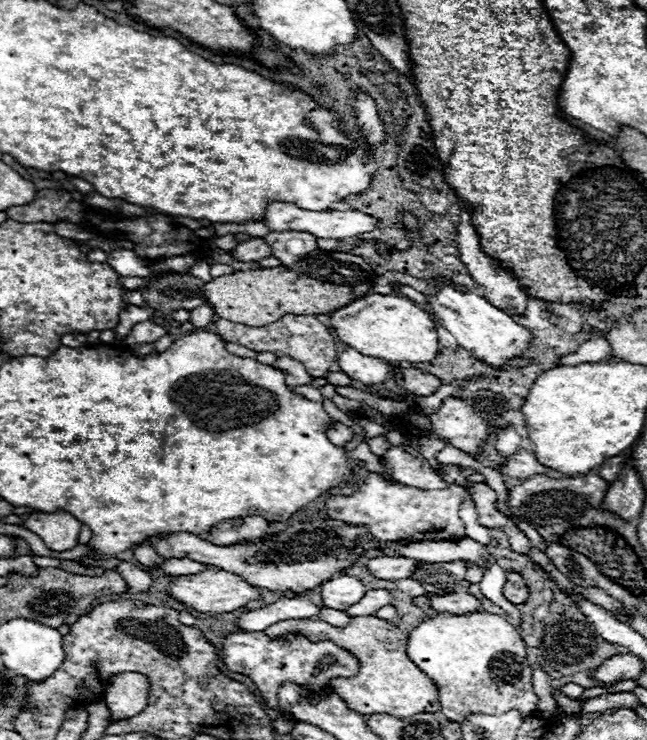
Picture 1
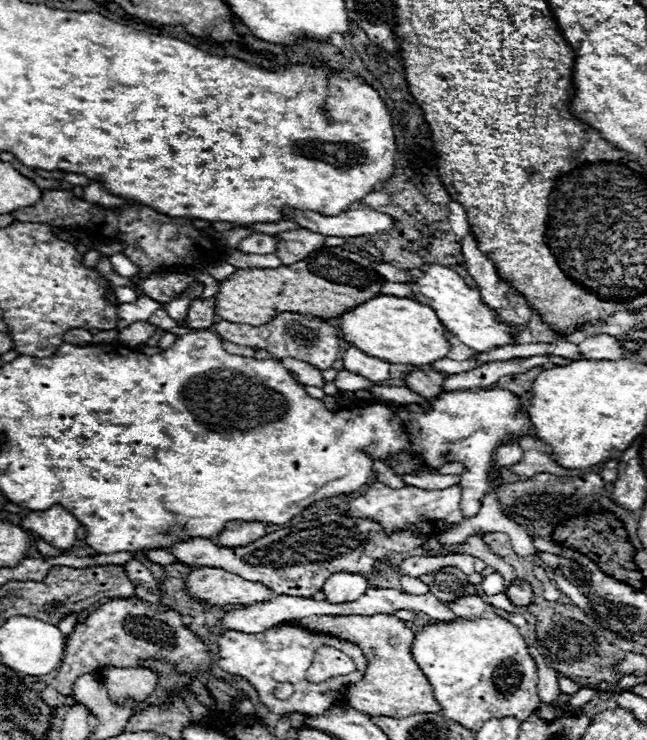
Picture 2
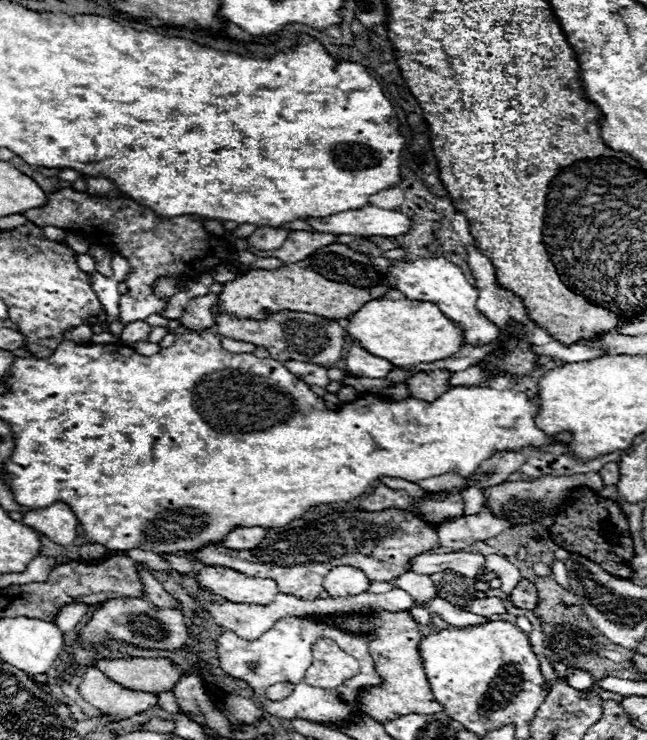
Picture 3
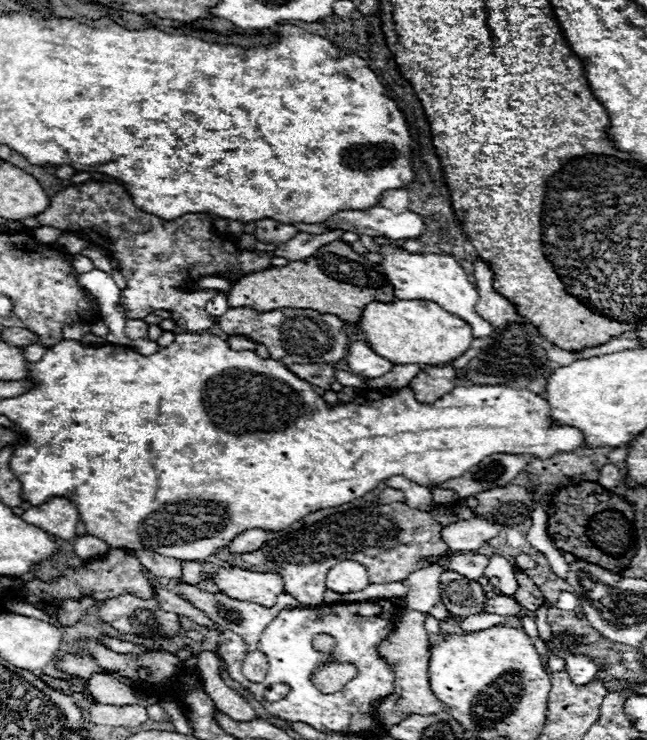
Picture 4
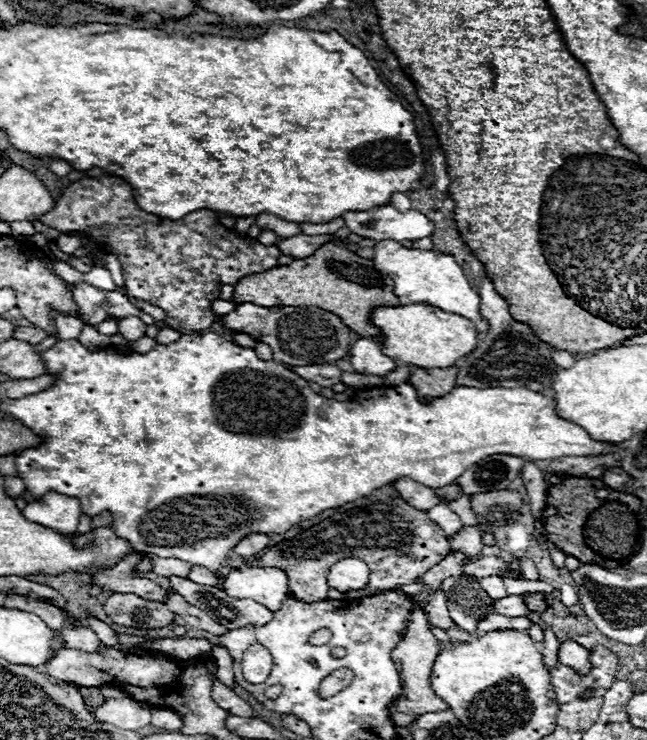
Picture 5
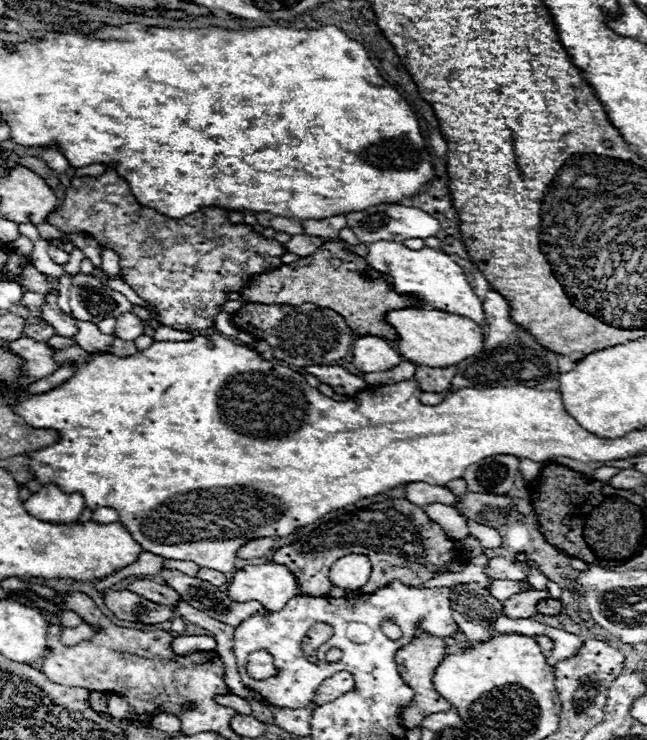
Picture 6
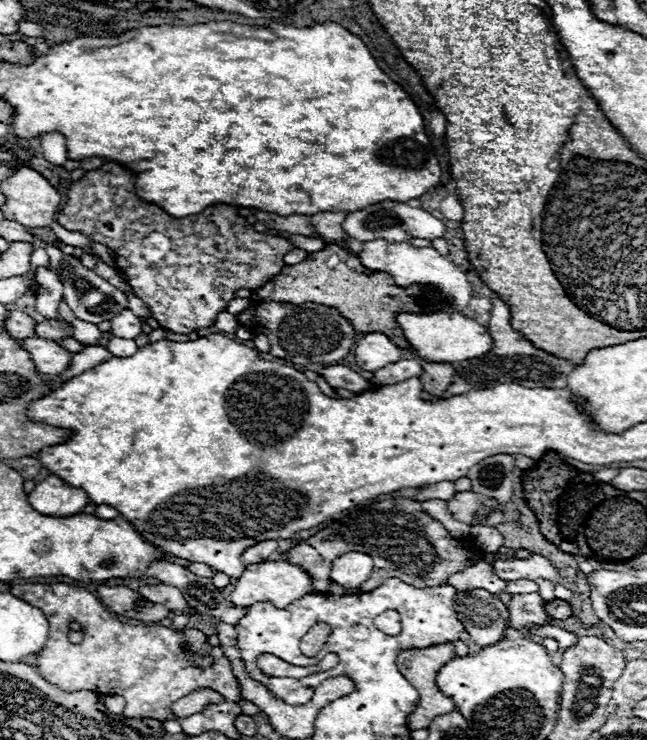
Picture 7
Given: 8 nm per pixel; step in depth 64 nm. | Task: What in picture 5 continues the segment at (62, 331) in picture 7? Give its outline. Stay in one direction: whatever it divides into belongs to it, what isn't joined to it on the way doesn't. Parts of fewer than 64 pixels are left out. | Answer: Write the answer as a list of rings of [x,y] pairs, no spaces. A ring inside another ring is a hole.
[[[30,326],[30,328],[18,328],[18,330],[14,330],[12,338],[24,340],[24,342],[30,342],[30,344],[38,344],[38,342],[42,342],[46,338],[46,332],[42,332],[40,328],[34,328],[34,326]]]

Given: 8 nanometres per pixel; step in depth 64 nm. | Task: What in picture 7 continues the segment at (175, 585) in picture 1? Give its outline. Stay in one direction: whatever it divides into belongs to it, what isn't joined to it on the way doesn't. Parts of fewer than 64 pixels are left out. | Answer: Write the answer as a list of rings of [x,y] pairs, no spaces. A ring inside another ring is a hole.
[[[270,560],[254,566],[246,566],[242,576],[234,582],[234,590],[230,594],[230,602],[236,606],[250,606],[254,602],[274,602],[278,608],[286,608],[290,602],[312,594],[312,582],[306,572],[296,566],[290,566],[286,560]]]

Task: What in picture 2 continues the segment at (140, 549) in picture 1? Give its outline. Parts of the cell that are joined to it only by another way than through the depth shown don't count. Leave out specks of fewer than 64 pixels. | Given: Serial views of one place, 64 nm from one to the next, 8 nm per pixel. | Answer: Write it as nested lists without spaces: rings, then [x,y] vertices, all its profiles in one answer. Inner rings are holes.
[[[144,550],[142,556],[148,560],[148,562],[154,562],[154,564],[160,564],[160,566],[166,566],[166,564],[174,564],[178,562],[170,552],[166,550]]]

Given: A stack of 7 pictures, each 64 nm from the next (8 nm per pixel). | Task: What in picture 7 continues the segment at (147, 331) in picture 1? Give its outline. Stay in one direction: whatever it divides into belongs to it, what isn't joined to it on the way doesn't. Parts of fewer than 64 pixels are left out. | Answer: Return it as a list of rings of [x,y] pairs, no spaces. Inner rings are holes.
[[[122,310],[118,318],[112,318],[112,336],[134,340],[138,334],[142,334],[142,320],[134,316],[130,310]]]

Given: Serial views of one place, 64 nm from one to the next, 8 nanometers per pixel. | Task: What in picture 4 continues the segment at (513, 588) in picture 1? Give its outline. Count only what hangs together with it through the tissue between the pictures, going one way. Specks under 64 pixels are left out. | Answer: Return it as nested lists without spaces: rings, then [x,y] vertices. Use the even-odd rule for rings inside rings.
[[[516,566],[515,570],[519,588],[516,590],[516,594],[514,594],[512,598],[514,598],[522,608],[526,608],[526,610],[532,610],[532,612],[538,610],[538,608],[542,606],[542,602],[544,602],[542,592],[540,592],[539,588],[528,576]]]

